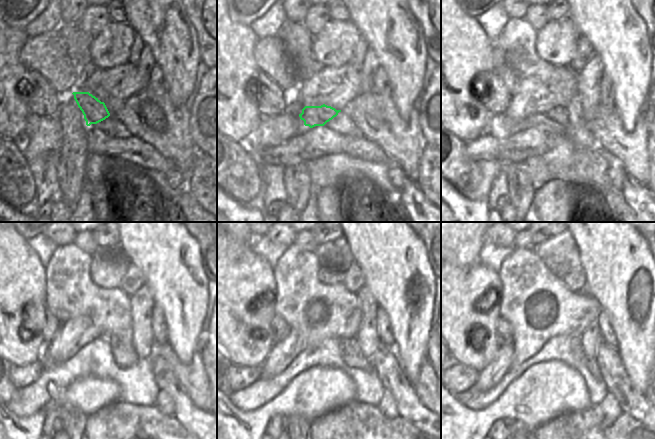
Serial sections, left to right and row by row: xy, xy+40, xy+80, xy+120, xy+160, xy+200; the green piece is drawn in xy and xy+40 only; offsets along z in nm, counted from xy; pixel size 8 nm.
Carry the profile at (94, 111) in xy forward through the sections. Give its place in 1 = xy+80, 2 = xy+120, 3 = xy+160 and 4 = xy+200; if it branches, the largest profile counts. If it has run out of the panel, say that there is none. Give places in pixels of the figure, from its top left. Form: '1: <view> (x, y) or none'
1: xy+80 (564, 116)
2: xy+120 (122, 345)
3: xy+160 (352, 355)
4: xy+200 (592, 366)

